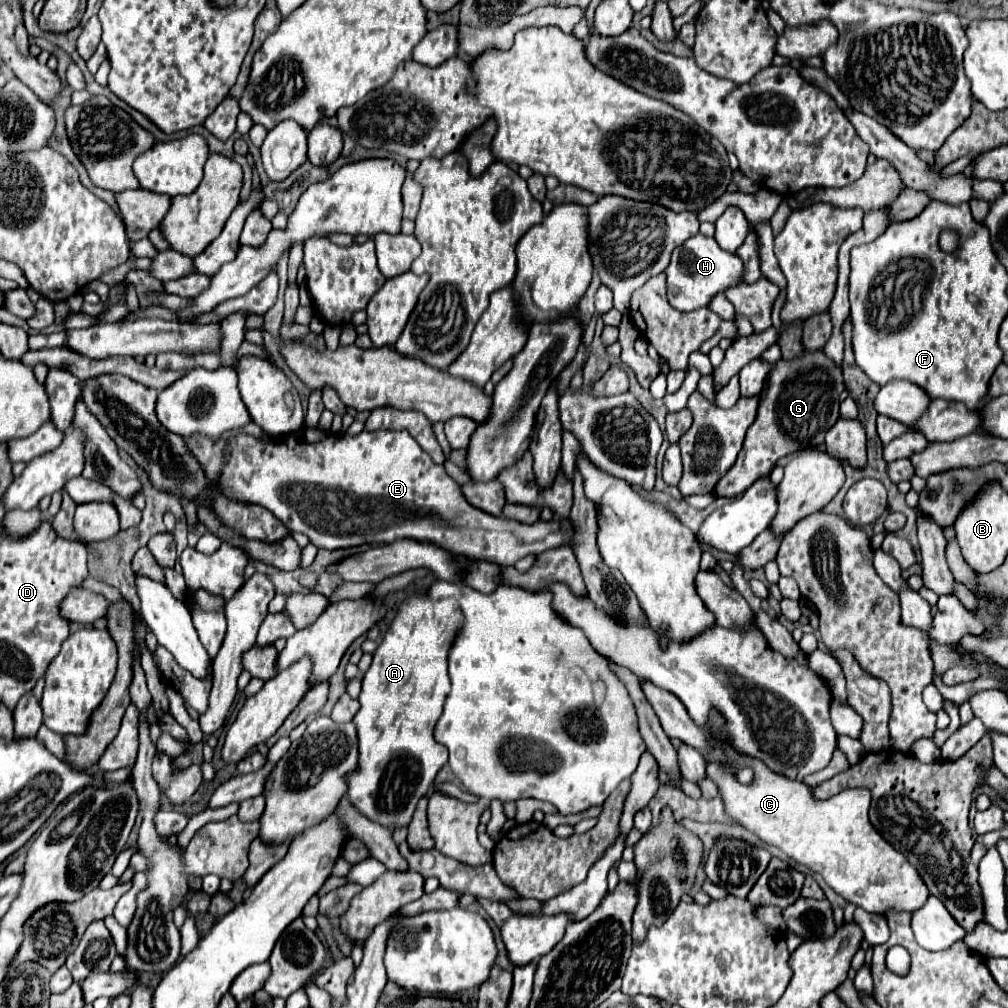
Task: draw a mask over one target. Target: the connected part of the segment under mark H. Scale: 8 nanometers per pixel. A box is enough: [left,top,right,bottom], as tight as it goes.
[666,233,744,311]

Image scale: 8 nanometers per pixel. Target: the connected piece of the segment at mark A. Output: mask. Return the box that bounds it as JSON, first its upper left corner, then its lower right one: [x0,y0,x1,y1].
[346,591,462,827]

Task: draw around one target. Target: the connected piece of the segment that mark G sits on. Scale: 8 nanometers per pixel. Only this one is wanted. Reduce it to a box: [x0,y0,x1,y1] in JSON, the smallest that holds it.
[712,351,842,497]

